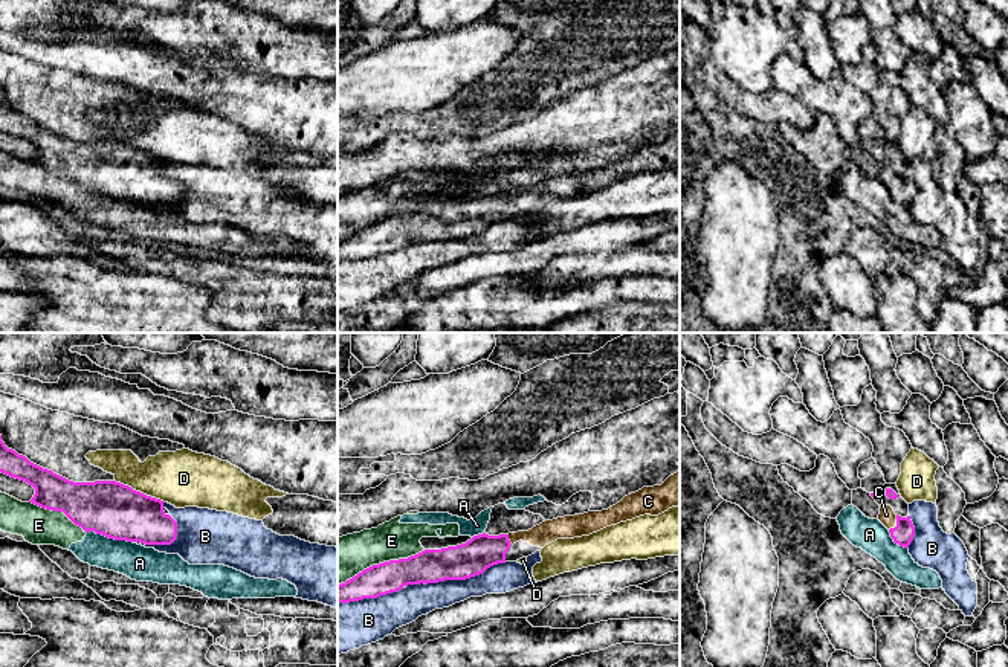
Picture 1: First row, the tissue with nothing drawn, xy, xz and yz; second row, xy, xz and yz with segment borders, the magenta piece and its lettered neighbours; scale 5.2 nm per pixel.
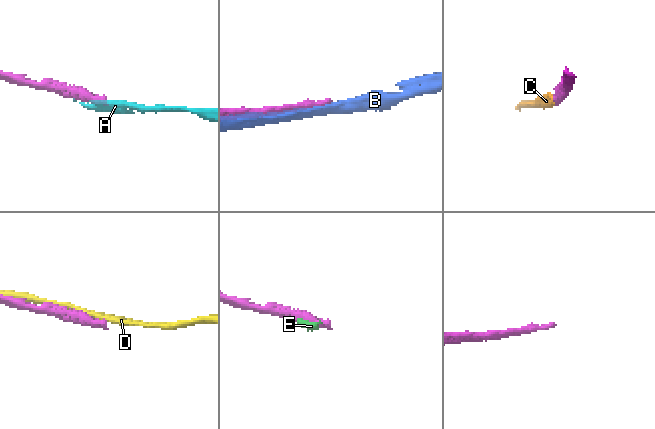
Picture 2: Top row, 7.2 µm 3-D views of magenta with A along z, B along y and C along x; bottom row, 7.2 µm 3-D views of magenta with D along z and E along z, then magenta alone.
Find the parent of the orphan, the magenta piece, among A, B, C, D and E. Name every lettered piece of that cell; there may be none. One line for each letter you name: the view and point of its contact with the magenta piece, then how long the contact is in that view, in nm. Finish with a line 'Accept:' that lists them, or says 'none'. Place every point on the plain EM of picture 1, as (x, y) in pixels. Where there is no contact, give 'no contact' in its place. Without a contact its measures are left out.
C: meets magenta in yz at (897, 182); contact 100 nm long
Accept: C

